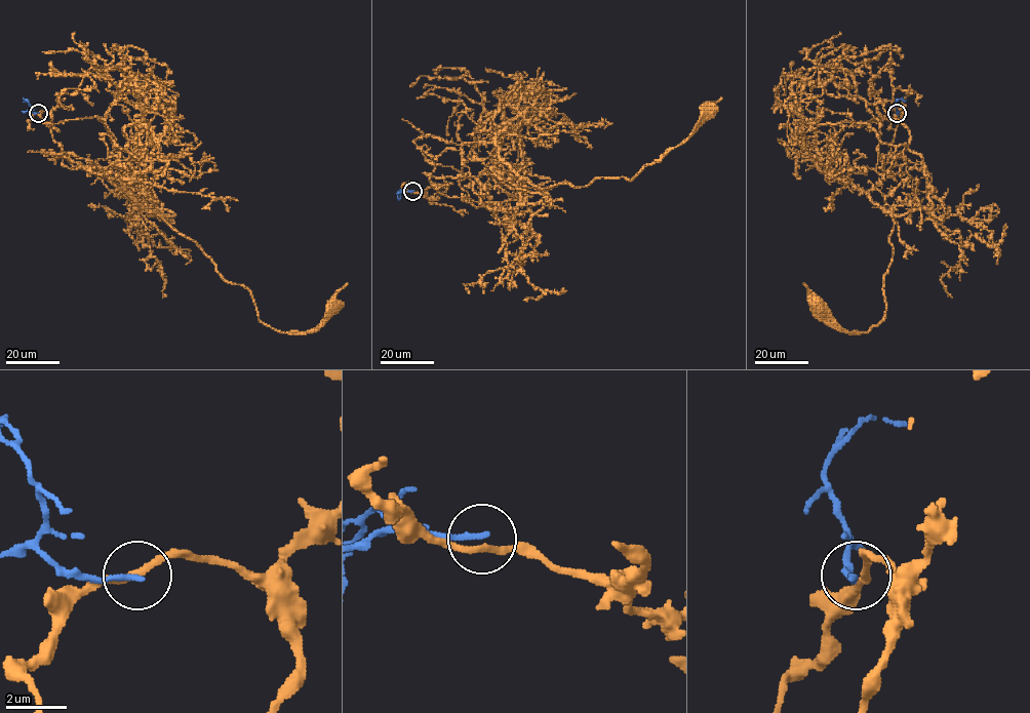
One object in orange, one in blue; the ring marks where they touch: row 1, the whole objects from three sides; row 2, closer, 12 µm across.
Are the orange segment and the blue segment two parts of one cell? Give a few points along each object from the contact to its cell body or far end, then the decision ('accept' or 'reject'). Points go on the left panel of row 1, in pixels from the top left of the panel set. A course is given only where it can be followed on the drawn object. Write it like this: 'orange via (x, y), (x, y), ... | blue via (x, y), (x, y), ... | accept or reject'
orange via (38, 113), (49, 114), (62, 157), (84, 158), (109, 189), (190, 238), (271, 327), (310, 332), (334, 304) | blue via (38, 113), (30, 110), (26, 98), (24, 102) | reject

